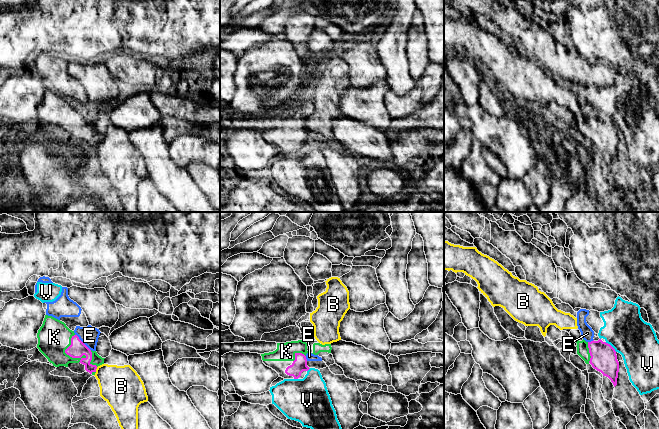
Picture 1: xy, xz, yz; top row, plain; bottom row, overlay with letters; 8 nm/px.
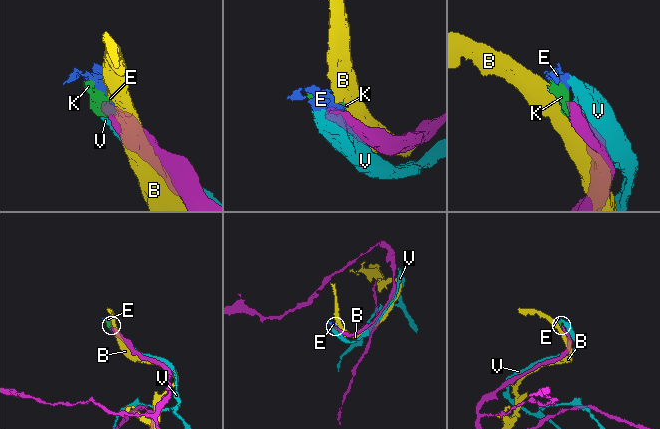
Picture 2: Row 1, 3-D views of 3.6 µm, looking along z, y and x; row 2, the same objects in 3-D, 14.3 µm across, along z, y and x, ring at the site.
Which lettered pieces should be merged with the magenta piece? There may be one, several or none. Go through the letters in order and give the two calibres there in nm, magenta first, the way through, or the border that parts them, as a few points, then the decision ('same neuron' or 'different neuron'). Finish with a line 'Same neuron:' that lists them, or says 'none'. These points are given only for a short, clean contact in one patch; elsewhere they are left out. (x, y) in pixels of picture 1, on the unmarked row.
B: 140 nm thick on the magenta side, 320 nm on the other; different neuron
E: 140 nm thick on the magenta side, 150 nm on the other; border along xy (75, 110), (90, 126); different neuron
K: 140 nm thick on the magenta side, 280 nm on the other; runs through xy (77, 125), (65, 128), (54, 113); same neuron
V: 200 nm thick on the magenta side, 340 nm on the other; different neuron
Same neuron: K

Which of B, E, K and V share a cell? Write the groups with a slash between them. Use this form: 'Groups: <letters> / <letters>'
Groups: B / E V / K

